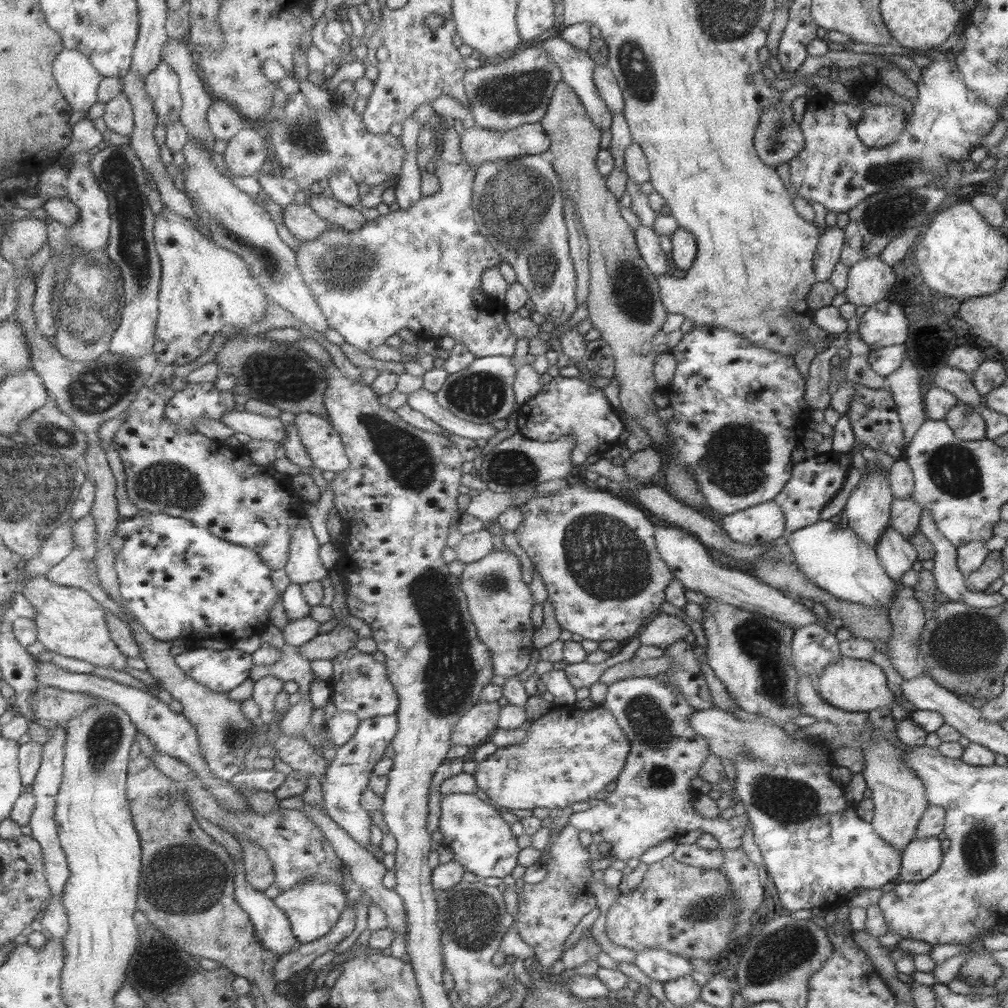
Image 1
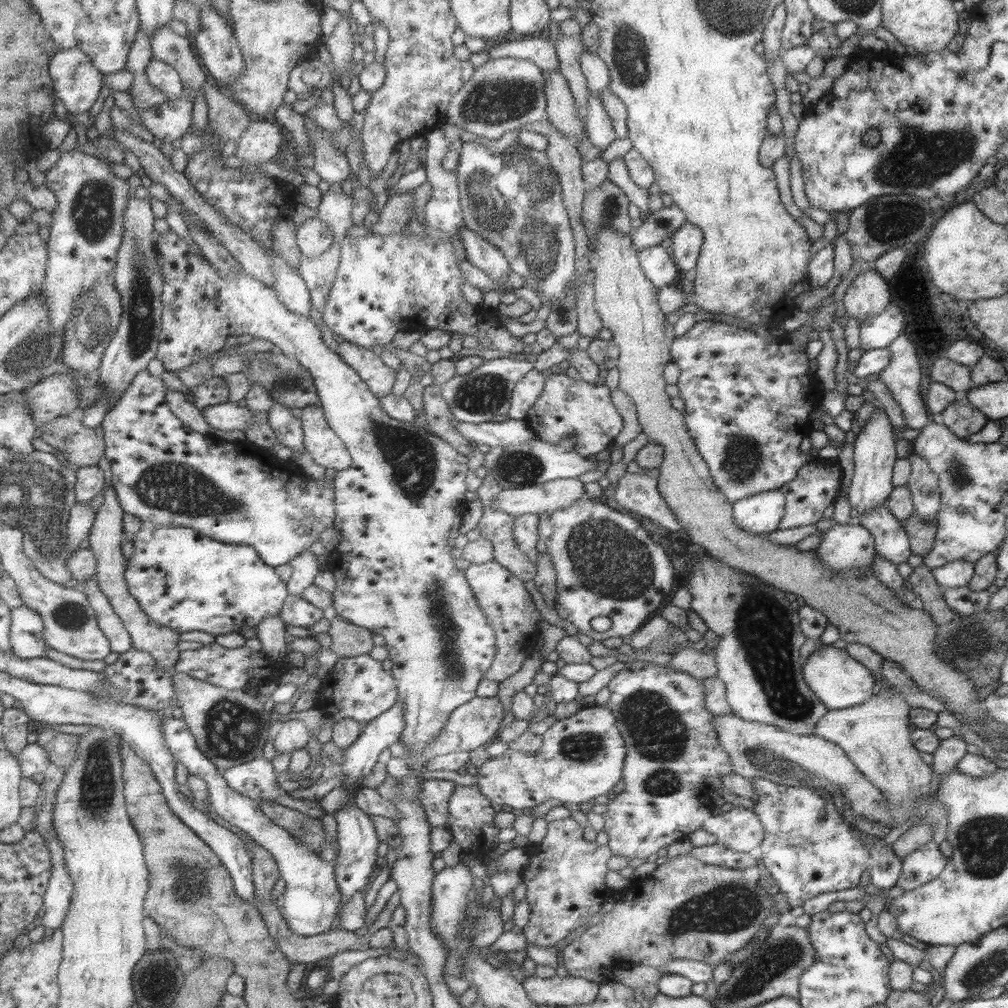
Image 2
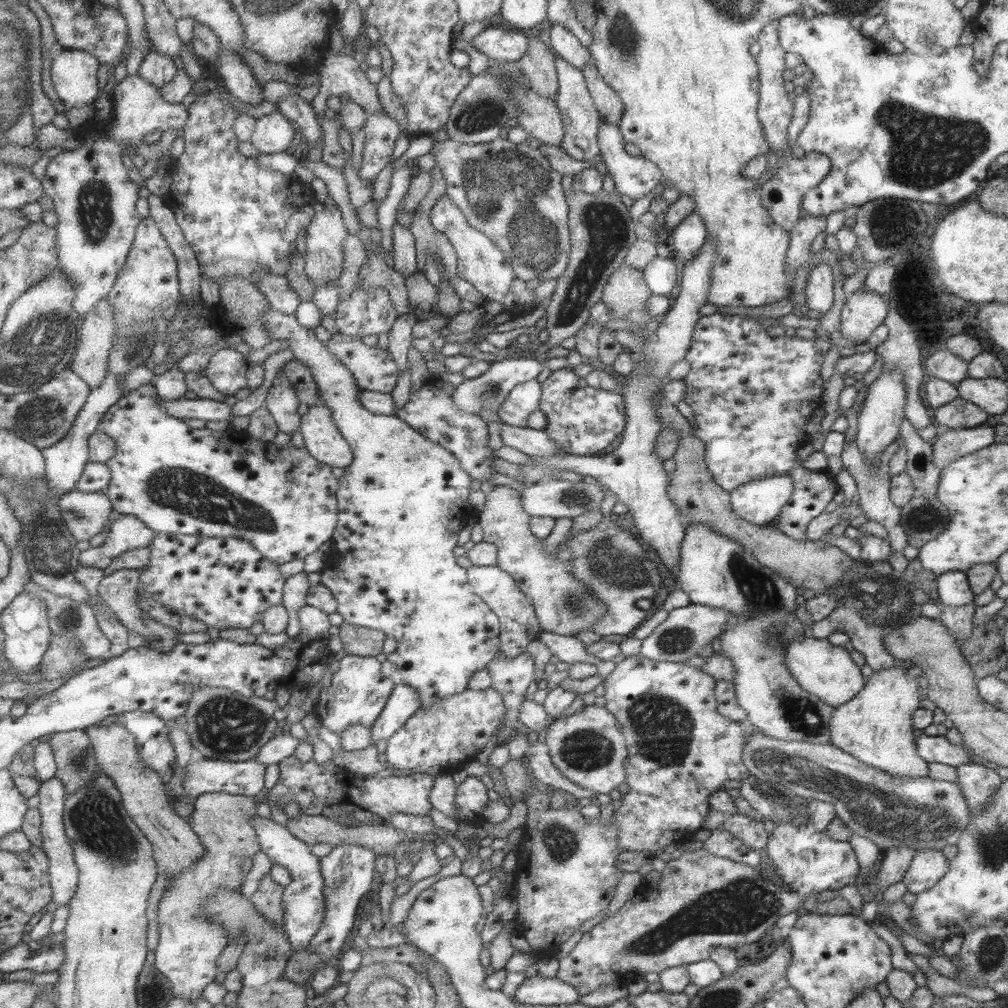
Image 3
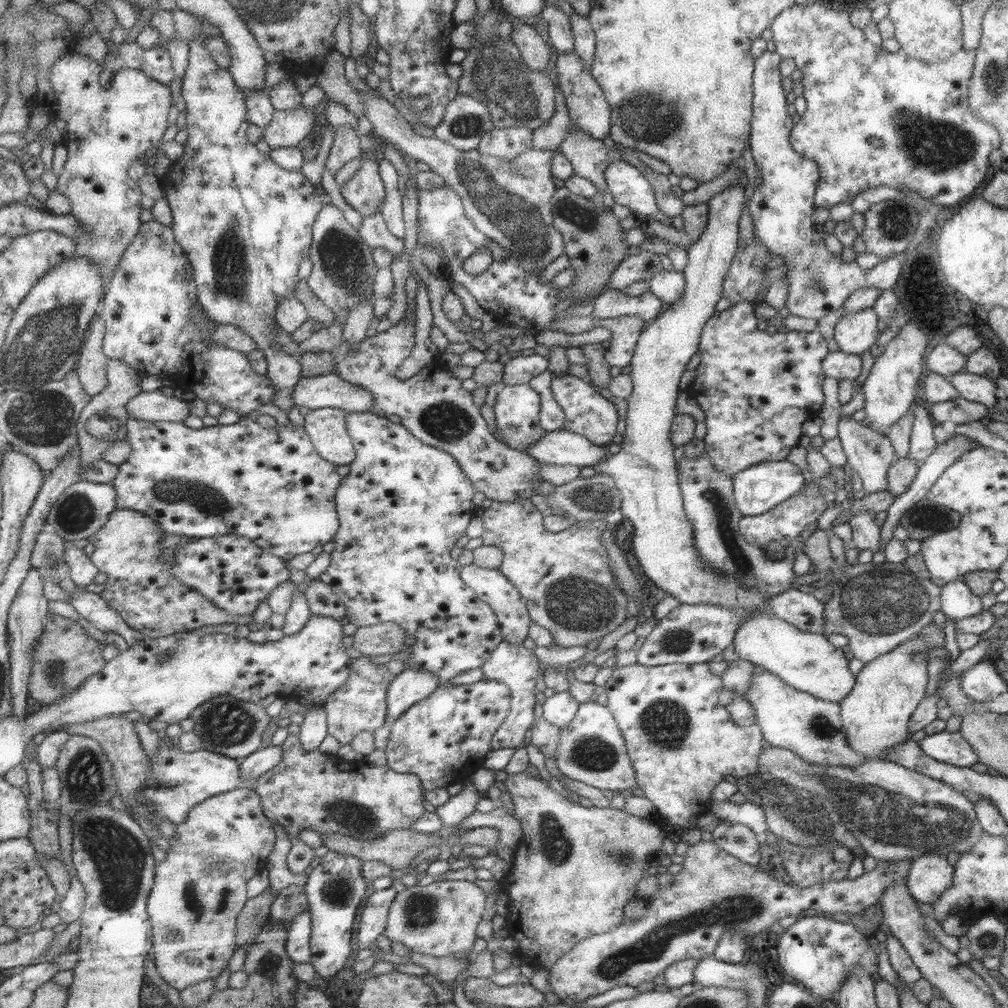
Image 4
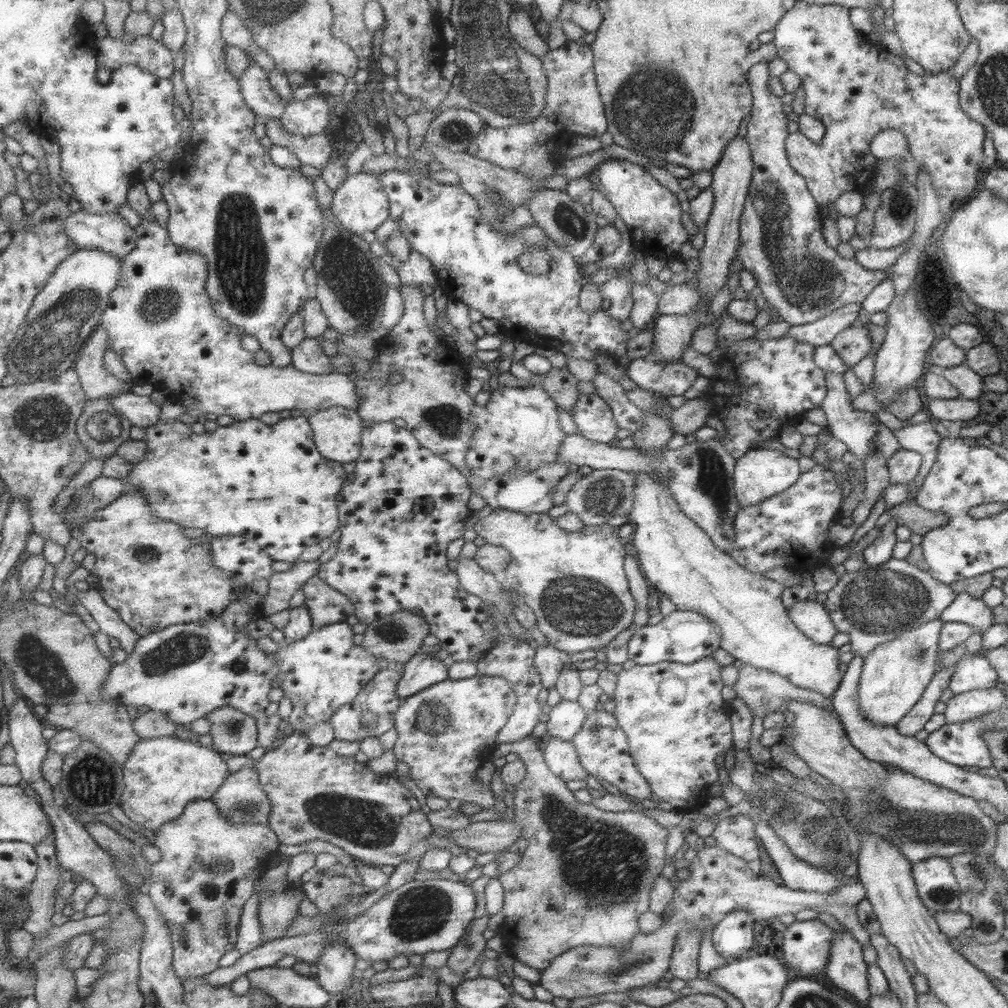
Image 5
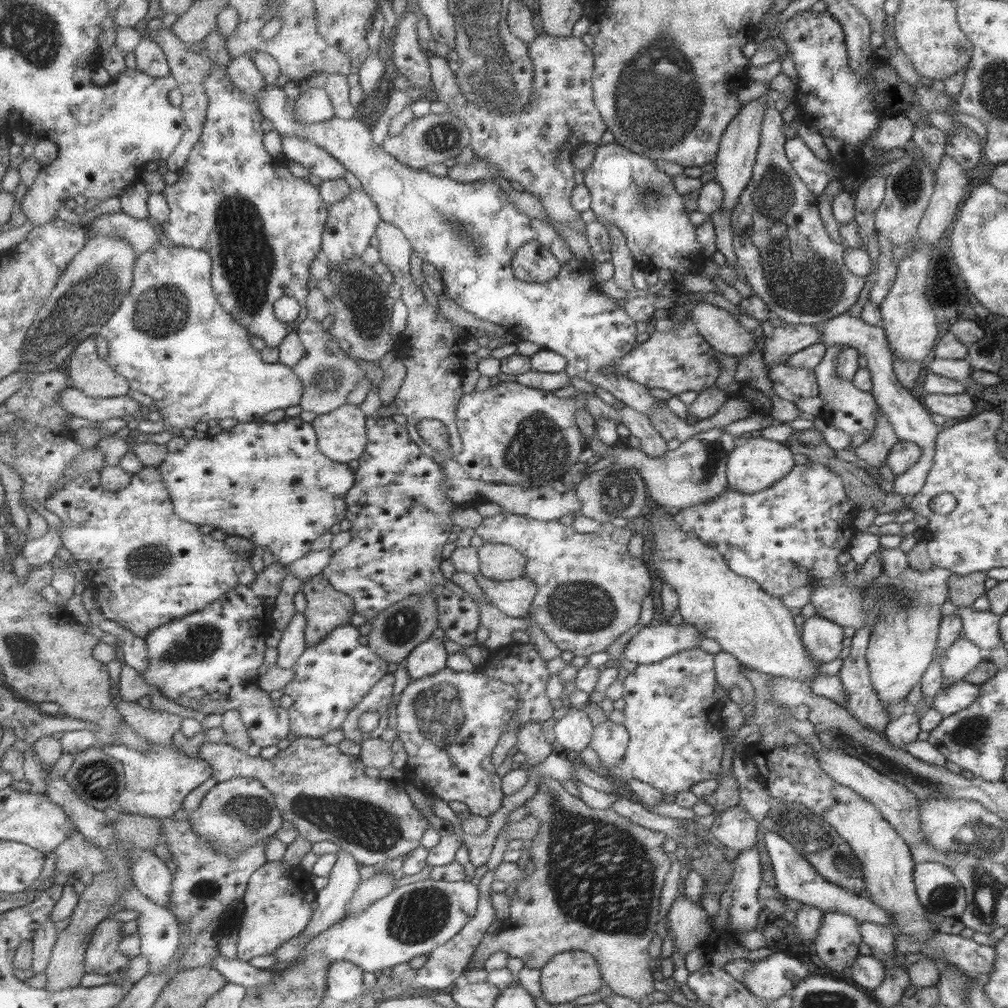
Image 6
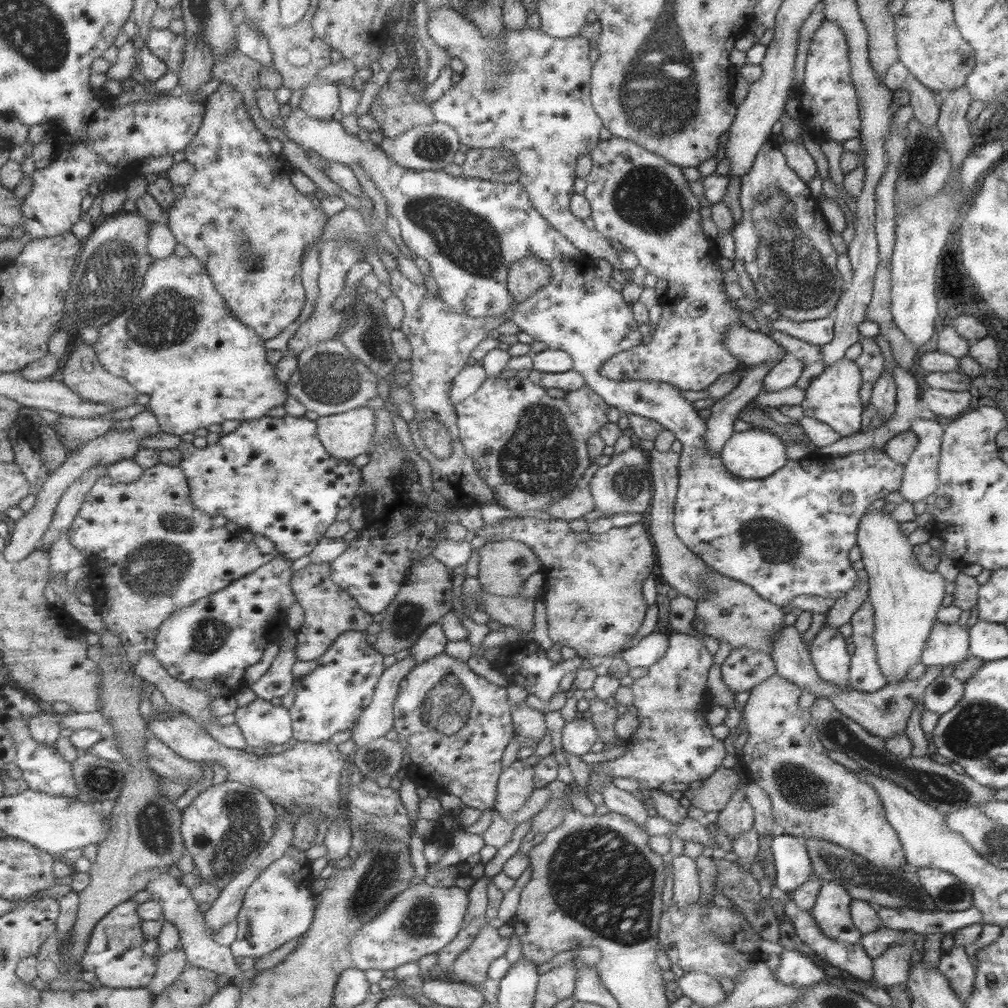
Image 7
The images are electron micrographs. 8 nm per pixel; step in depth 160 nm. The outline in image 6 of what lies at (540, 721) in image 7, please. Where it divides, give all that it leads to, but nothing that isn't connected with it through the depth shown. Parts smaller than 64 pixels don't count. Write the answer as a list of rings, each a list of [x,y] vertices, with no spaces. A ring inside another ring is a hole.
[[[529,721],[522,725],[517,733],[515,747],[518,753],[523,752],[525,754],[526,761],[523,765],[529,771],[531,768],[539,766],[543,760],[547,760],[553,752],[553,746],[545,738],[542,722],[537,721]]]

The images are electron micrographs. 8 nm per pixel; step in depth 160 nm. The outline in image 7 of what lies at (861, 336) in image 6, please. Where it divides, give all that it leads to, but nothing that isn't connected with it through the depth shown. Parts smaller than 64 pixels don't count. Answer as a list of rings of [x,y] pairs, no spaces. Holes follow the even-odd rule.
[[[834,313],[817,320],[795,322],[779,317],[777,320],[767,322],[770,330],[779,331],[810,345],[821,347],[833,339]],[[919,417],[909,423],[917,435],[917,444],[904,464],[898,494],[910,503],[933,494],[939,484],[937,469],[943,425]]]

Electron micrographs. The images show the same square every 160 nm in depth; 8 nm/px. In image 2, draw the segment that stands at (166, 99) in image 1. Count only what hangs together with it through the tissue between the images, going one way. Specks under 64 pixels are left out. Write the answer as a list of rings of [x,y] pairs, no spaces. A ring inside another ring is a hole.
[[[152,58],[147,78],[154,90],[168,94],[169,101],[183,99],[183,80],[180,73],[165,61]]]

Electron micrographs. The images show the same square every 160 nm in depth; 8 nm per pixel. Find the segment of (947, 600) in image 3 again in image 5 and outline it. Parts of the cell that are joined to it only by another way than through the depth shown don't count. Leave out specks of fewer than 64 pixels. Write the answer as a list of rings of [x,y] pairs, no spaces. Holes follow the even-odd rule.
[[[960,592],[954,595],[952,602],[941,611],[938,616],[939,619],[943,621],[955,621],[961,622],[961,624],[967,624],[973,630],[973,632],[982,635],[994,622],[992,609],[985,606],[982,600],[979,598],[973,598],[970,594],[966,592]]]

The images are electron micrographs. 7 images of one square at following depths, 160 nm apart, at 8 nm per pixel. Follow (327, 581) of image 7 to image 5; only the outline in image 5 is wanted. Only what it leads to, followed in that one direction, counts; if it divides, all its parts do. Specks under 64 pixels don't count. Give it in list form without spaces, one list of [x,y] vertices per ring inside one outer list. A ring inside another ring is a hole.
[[[319,574],[311,577],[303,586],[305,605],[311,611],[314,628],[345,622],[356,614],[354,602],[344,592],[327,584]]]

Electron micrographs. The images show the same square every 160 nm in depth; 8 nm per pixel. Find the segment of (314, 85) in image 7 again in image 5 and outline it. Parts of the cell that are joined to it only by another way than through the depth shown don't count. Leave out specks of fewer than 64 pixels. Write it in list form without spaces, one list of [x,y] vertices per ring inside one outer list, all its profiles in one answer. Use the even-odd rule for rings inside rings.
[[[316,90],[307,100],[289,102],[288,110],[280,119],[286,130],[300,134],[303,138],[324,133],[329,126],[331,114],[326,95]]]

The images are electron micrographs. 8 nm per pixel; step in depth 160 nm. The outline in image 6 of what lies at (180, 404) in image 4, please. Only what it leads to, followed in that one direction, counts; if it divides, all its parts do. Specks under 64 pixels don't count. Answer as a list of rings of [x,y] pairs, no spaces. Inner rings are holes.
[[[75,387],[66,388],[66,391],[61,392],[59,403],[67,413],[93,422],[132,416],[141,408],[137,400],[133,400],[127,395],[94,398],[85,395],[82,390]]]

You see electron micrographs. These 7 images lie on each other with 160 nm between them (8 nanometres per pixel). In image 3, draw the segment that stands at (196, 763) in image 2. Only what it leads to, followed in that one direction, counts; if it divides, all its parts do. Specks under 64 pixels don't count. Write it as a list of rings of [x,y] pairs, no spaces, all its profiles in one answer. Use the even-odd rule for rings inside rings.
[[[255,817],[251,824],[260,836],[262,852],[273,863],[282,864],[291,871],[293,883],[286,888],[283,902],[286,906],[284,927],[289,935],[292,948],[306,948],[319,932],[326,913],[326,899],[323,888],[325,879],[321,872],[321,858],[311,852],[312,845],[297,838],[287,827],[274,822],[271,818]]]

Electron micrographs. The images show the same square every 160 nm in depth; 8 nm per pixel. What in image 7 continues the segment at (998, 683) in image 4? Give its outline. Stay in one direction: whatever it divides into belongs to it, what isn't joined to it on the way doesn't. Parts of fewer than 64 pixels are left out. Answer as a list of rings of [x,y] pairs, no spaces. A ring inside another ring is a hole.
[[[933,621],[923,643],[920,663],[928,666],[957,664],[965,658],[968,649],[968,629],[958,623]]]

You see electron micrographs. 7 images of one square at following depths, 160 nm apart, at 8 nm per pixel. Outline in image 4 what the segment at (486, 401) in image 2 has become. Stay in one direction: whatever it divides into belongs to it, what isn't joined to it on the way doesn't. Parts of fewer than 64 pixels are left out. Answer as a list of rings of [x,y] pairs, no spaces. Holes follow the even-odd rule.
[[[539,354],[535,356],[513,355],[512,359],[506,363],[504,381],[497,384],[499,390],[506,386],[527,384],[537,375],[548,371],[550,359]]]

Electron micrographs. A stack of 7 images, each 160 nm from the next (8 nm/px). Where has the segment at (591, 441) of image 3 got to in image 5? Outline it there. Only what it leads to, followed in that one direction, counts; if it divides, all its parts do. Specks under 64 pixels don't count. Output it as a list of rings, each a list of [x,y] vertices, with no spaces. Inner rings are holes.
[[[581,395],[573,405],[573,422],[587,440],[607,444],[615,438],[617,424],[611,406],[597,395]]]

